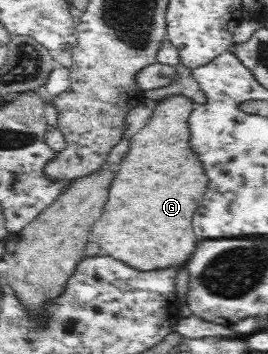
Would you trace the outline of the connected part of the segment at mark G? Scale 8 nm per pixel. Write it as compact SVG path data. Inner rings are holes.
M170 95L158 101L158 106L147 125L132 139L128 154L118 165L116 179L110 185L108 199L100 220L91 227L94 241L101 247L101 254L118 259L140 271L152 271L184 265L196 249L198 239L192 229L192 215L204 197L204 171L200 171L200 163L192 159L192 151L184 147L188 143L188 121L194 102L187 96Z

